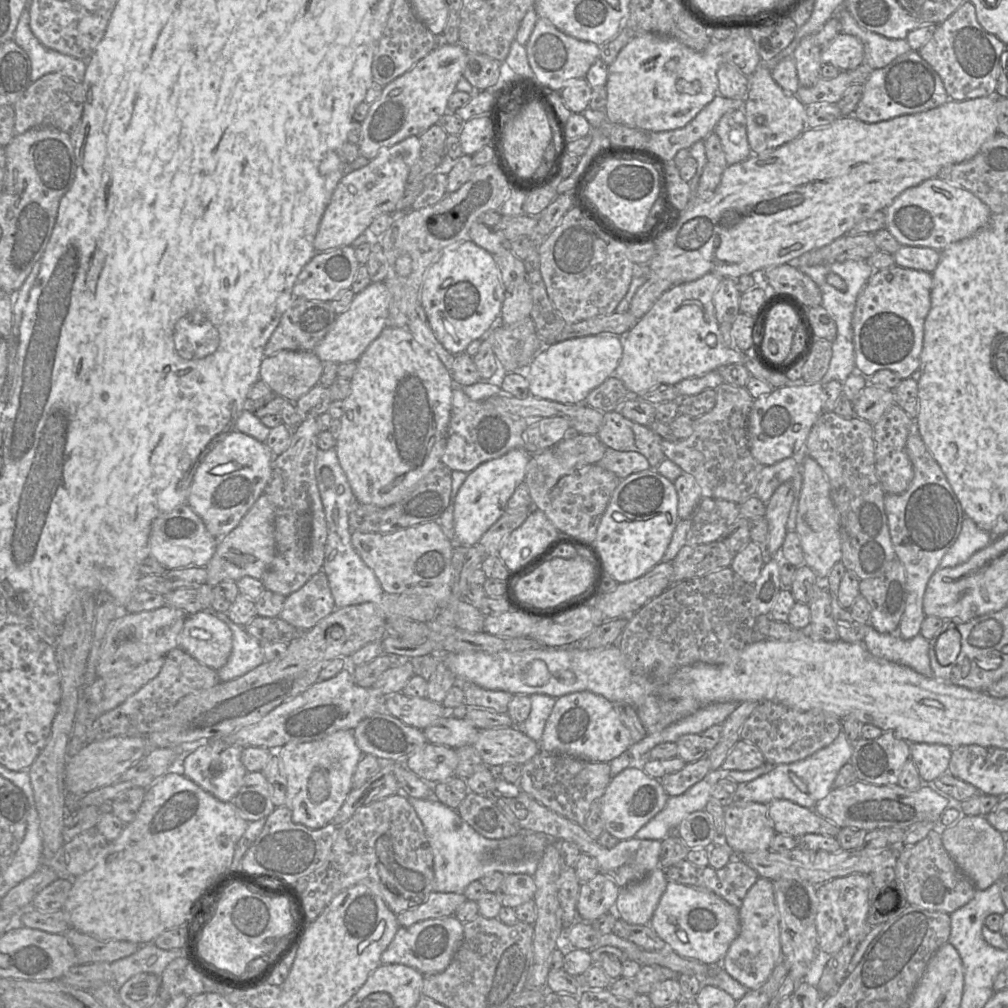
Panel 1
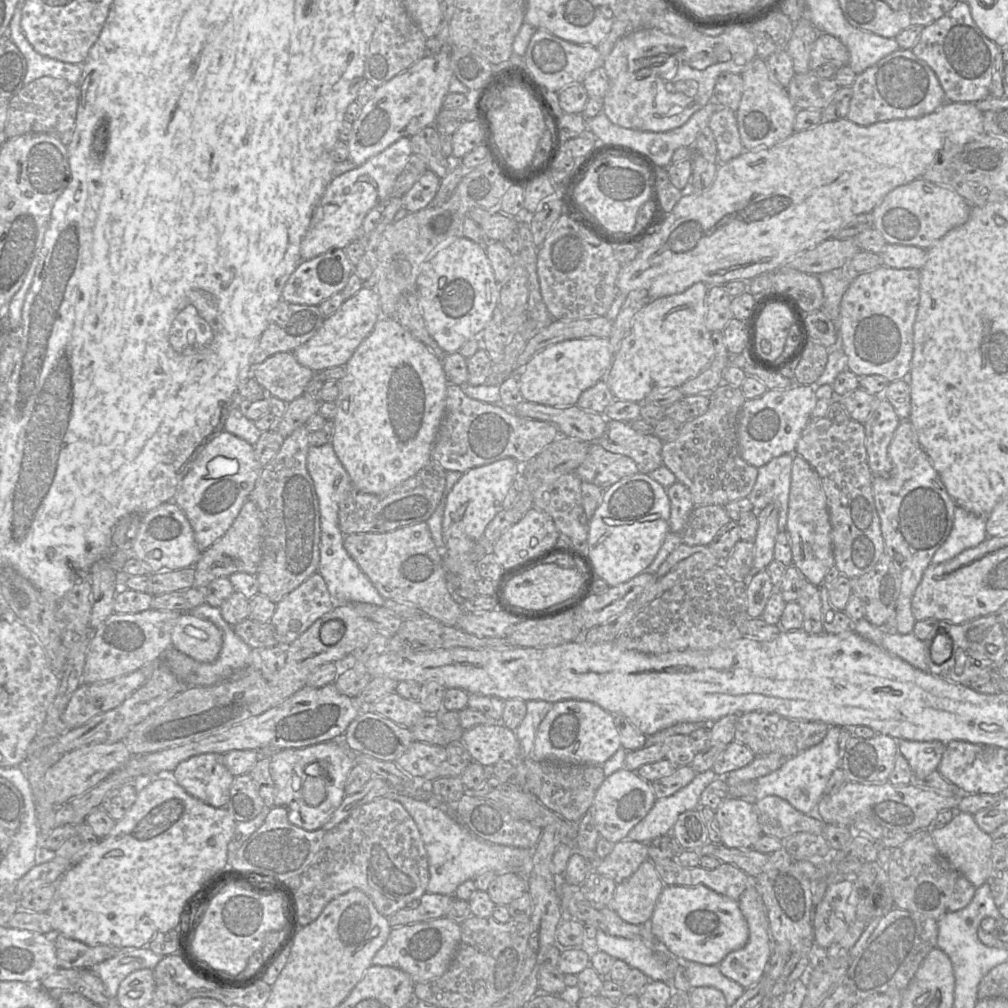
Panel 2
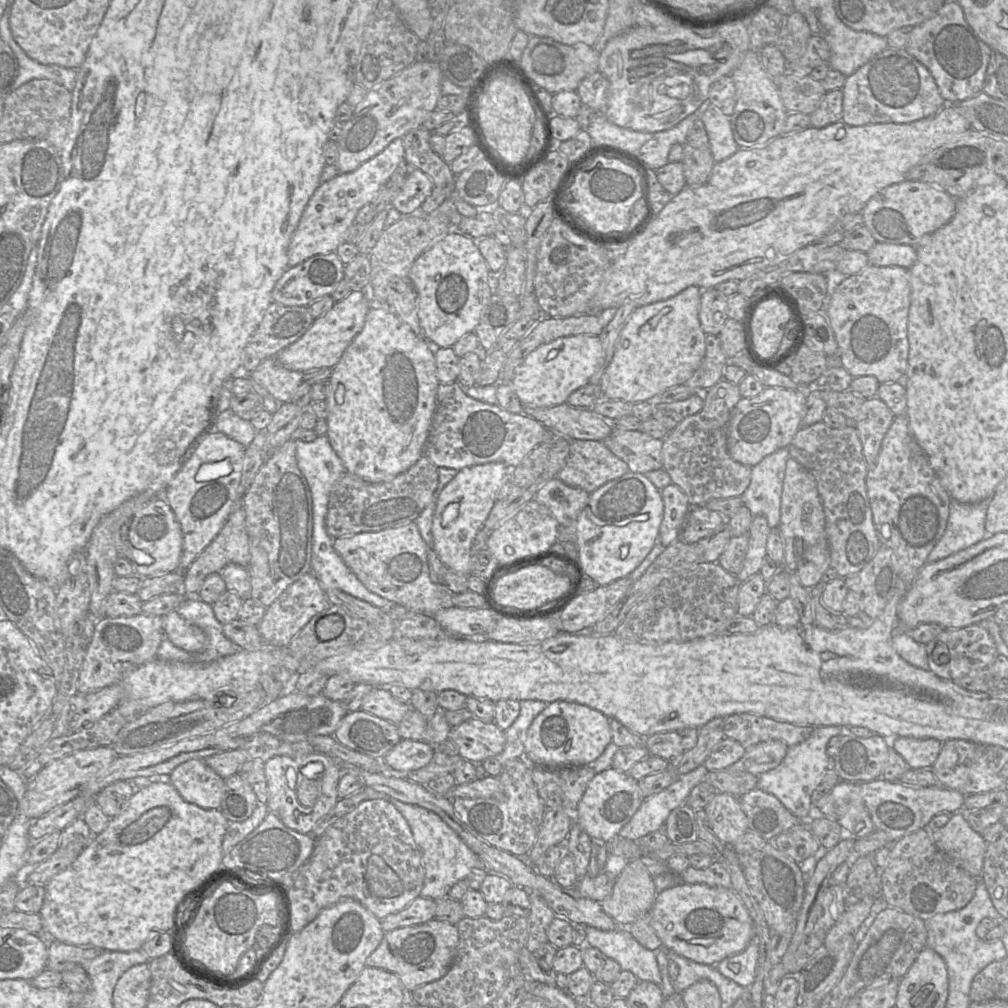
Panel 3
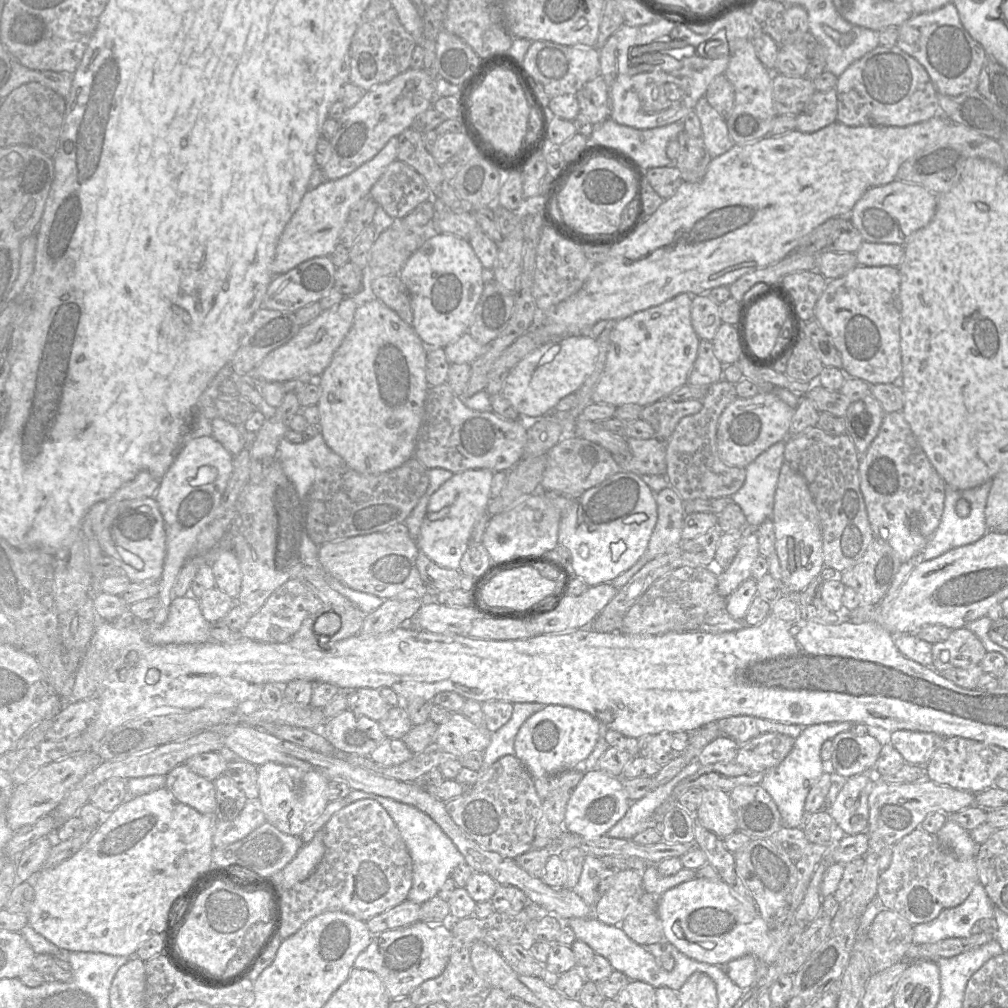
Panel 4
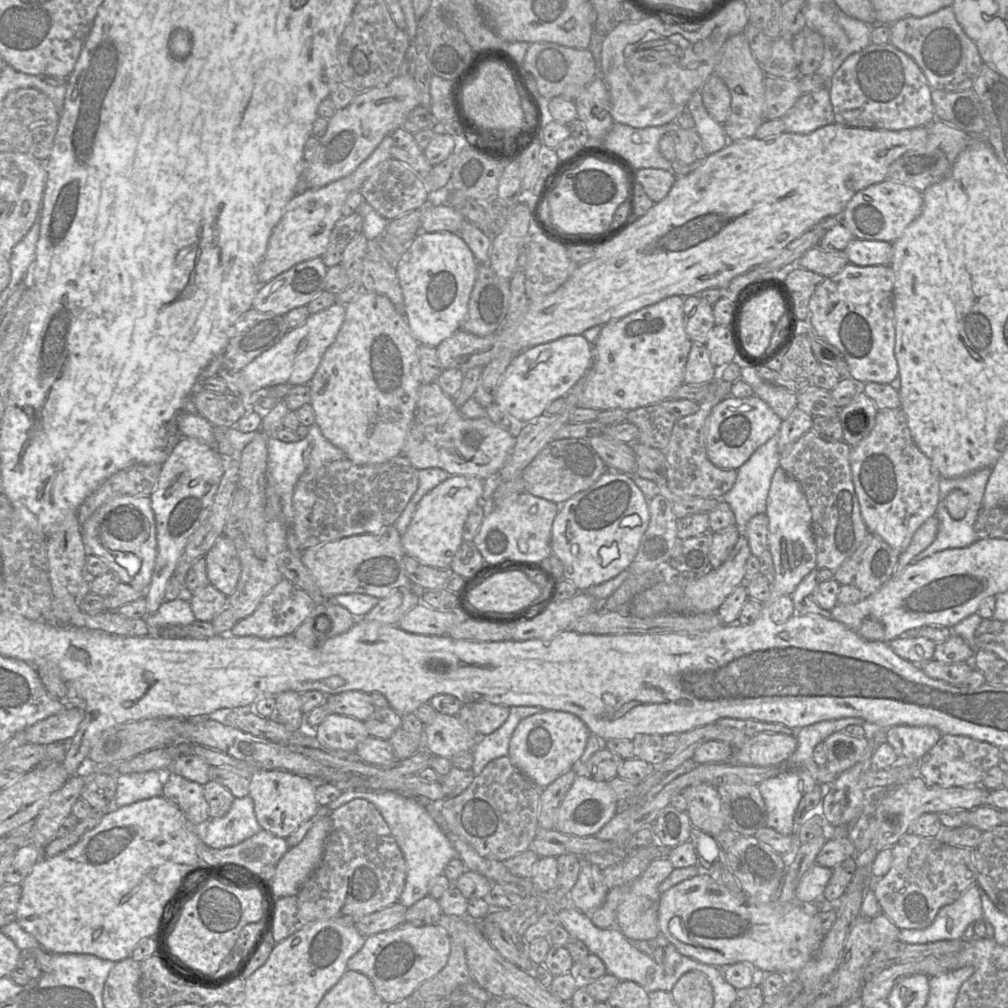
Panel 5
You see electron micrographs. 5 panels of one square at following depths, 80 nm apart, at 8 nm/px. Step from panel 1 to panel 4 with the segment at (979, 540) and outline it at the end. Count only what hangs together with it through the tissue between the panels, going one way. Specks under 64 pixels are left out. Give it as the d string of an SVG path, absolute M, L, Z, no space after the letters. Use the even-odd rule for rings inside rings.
M992 480L967 490L956 490L946 485L944 510L940 523L922 551L921 561L936 558L953 548L972 544L987 533L985 508L991 486ZM961 498L967 500L970 505L970 512L964 518L959 517L955 510L956 503Z

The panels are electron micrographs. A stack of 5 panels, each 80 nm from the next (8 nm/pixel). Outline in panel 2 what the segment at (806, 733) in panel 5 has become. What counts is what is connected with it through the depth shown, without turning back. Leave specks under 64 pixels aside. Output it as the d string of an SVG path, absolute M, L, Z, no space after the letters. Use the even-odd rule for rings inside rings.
M830 726L824 739L797 755L784 759L784 763L775 771L755 780L755 791L750 803L766 796L776 795L788 801L794 808L807 814L824 796L825 786L836 768L840 768L839 726Z

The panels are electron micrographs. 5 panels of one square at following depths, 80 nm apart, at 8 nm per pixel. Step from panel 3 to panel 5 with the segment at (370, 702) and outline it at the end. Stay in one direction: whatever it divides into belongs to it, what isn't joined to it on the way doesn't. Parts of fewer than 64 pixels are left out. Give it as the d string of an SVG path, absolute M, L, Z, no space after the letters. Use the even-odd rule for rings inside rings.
M346 691L327 697L327 703L332 714L341 714L365 721L375 711L369 693L362 691Z

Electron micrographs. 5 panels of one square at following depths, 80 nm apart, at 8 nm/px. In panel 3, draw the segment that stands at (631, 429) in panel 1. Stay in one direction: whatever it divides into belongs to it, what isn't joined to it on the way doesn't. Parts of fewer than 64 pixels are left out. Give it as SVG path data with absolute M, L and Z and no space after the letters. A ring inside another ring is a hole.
M613 426L611 434L602 442L628 465L630 472L644 474L663 468L663 440Z

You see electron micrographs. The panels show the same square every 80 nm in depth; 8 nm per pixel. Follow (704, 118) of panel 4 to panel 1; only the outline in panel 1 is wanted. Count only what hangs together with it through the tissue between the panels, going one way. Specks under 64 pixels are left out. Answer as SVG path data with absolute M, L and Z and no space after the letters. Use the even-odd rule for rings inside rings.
M743 109L725 113L715 126L714 132L721 141L728 165L739 163L751 156Z

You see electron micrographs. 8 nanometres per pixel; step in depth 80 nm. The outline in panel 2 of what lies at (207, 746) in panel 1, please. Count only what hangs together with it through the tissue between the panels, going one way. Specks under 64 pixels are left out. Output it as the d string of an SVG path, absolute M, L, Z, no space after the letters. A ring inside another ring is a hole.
M207 753L178 764L173 780L194 798L222 808L228 803L234 776L223 763L223 754Z

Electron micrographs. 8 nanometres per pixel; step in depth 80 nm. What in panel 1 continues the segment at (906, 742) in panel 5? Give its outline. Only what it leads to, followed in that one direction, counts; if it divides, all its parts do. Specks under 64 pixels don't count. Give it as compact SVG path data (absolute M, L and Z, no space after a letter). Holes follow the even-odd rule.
M910 743L910 758L924 783L948 772L952 748L942 744Z

